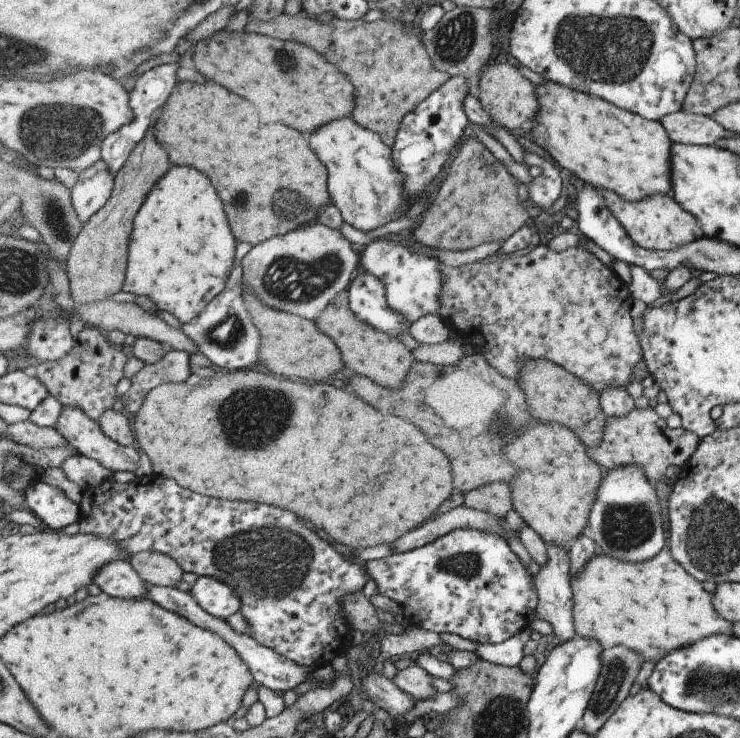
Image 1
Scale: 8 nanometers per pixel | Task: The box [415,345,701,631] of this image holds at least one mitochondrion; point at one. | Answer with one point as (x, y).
(627, 525)

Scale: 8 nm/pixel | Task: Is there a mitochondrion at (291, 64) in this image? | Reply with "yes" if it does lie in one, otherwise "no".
yes

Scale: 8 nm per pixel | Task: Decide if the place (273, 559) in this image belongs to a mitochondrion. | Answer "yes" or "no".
yes

